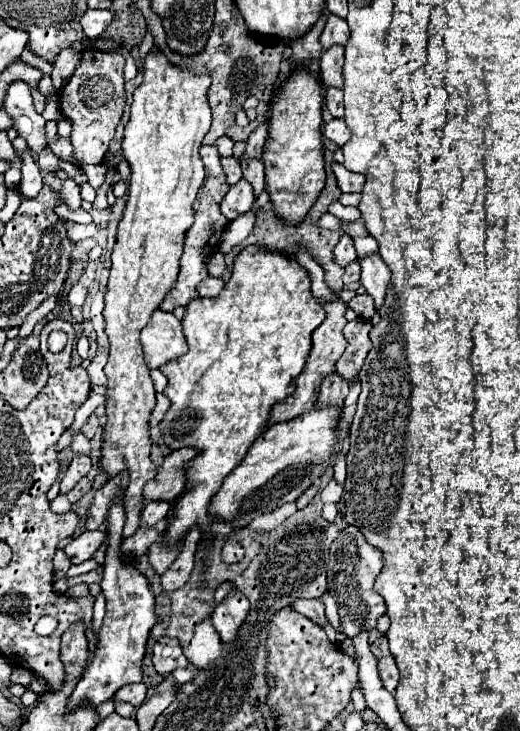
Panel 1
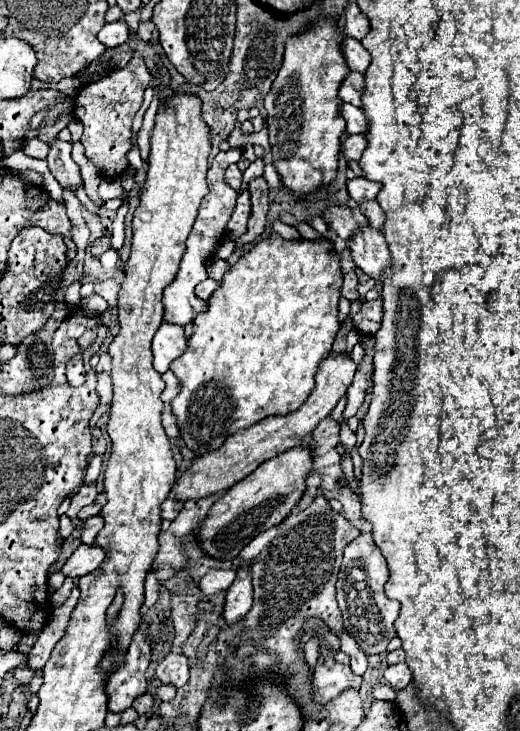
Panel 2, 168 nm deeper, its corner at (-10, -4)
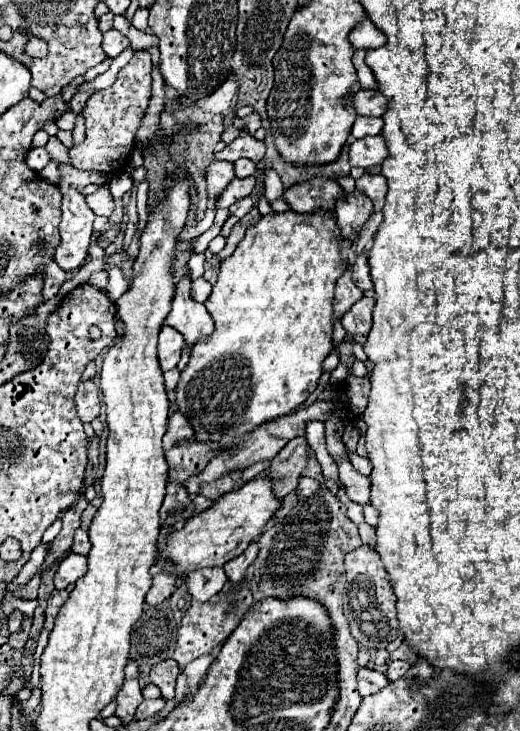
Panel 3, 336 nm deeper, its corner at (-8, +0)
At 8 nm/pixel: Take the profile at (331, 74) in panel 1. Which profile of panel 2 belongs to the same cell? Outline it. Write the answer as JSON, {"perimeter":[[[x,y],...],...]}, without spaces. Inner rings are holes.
{"perimeter":[[[350,70],[350,74],[344,78],[344,82],[340,84],[340,98],[344,102],[350,102],[354,106],[360,106],[360,92],[364,86],[364,76],[360,72]]]}

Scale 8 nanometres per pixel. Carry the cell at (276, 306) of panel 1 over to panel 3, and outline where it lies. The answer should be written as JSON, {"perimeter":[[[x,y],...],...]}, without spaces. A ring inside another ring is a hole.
{"perimeter":[[[318,210],[318,212],[310,212],[310,214],[298,214],[298,212],[276,214],[274,212],[274,214],[268,214],[268,216],[262,216],[256,224],[252,224],[246,230],[244,240],[238,244],[234,254],[220,264],[216,284],[212,288],[210,298],[206,300],[206,308],[208,308],[216,328],[208,338],[202,338],[202,340],[196,342],[196,346],[192,348],[192,354],[190,354],[190,362],[188,362],[186,370],[182,372],[180,382],[176,386],[178,410],[194,426],[196,440],[210,442],[210,444],[226,444],[226,446],[238,444],[238,440],[242,440],[248,432],[252,432],[260,424],[294,412],[294,408],[298,408],[302,402],[306,402],[308,396],[316,390],[320,374],[322,374],[322,362],[332,352],[332,298],[334,298],[334,286],[336,286],[336,280],[342,276],[342,272],[348,268],[350,246],[352,246],[352,240],[346,240],[344,236],[340,236],[334,214],[328,212],[328,210]]]}

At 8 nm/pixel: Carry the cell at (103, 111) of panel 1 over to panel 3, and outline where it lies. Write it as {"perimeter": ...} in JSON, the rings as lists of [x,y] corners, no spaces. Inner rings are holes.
{"perimeter":[[[142,50],[136,52],[136,56],[132,56],[132,60],[118,72],[116,82],[110,88],[96,92],[86,102],[86,140],[70,148],[70,160],[74,168],[96,170],[106,176],[120,174],[126,168],[130,152],[136,144],[136,130],[150,100],[150,82],[150,52]]]}

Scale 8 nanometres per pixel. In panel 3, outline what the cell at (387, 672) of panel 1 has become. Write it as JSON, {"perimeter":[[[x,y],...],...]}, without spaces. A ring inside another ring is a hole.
{"perimeter":[[[390,660],[390,662],[388,662],[388,672],[386,672],[386,676],[388,676],[388,680],[394,682],[394,680],[402,678],[408,668],[410,668],[410,662],[406,662],[406,660]]]}

